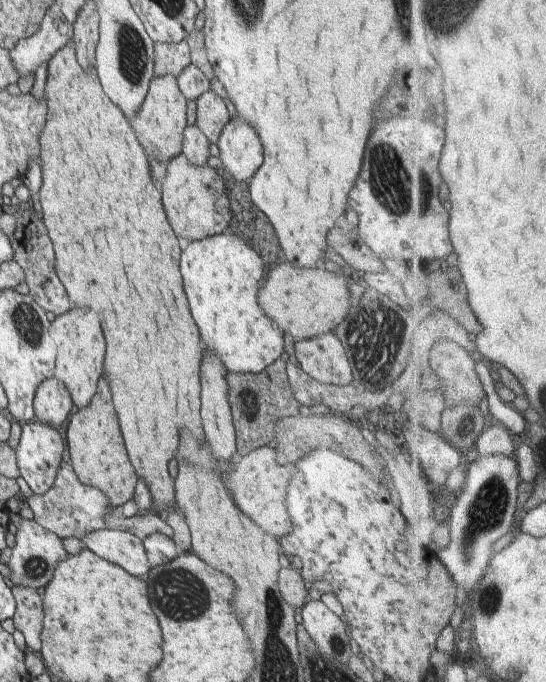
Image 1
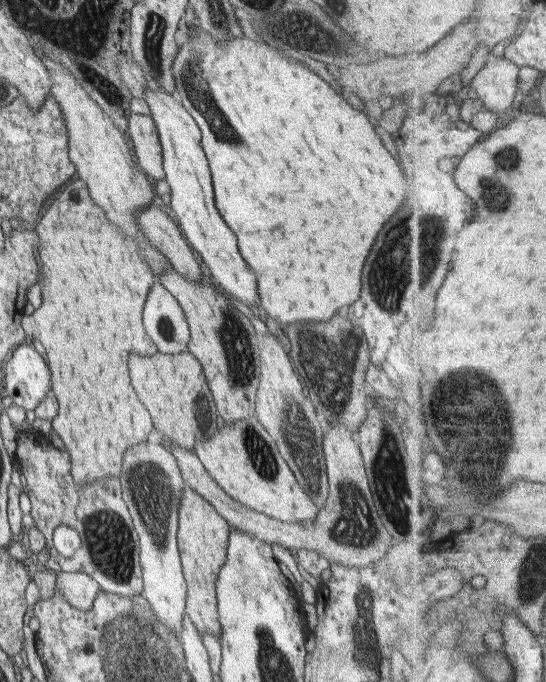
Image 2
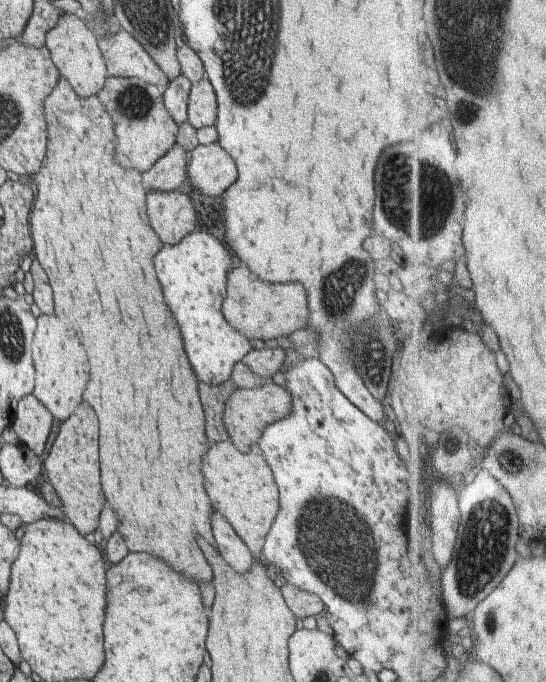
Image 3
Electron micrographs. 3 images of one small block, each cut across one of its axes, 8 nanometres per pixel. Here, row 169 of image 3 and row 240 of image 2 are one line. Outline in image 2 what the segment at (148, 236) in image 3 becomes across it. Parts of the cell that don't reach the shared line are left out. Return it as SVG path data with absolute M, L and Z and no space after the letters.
M80 179L66 186L61 194L58 192L54 202L48 206L35 228L40 239L37 258L44 270L44 288L41 294L44 302L34 314L25 315L21 319L26 334L32 336L34 341L40 341L46 349L50 363L51 390L59 404L57 416L52 420L52 430L64 442L65 451L72 462L71 474L78 486L120 476L124 452L130 446L146 440L154 430L148 409L136 398L136 392L130 386L128 356L132 352L140 356L158 352L142 328L142 306L150 286L156 283L156 278L152 278L148 264L136 256L136 252L120 236L118 228L106 222L104 212L100 212L96 206L98 204L89 195L86 183Z

